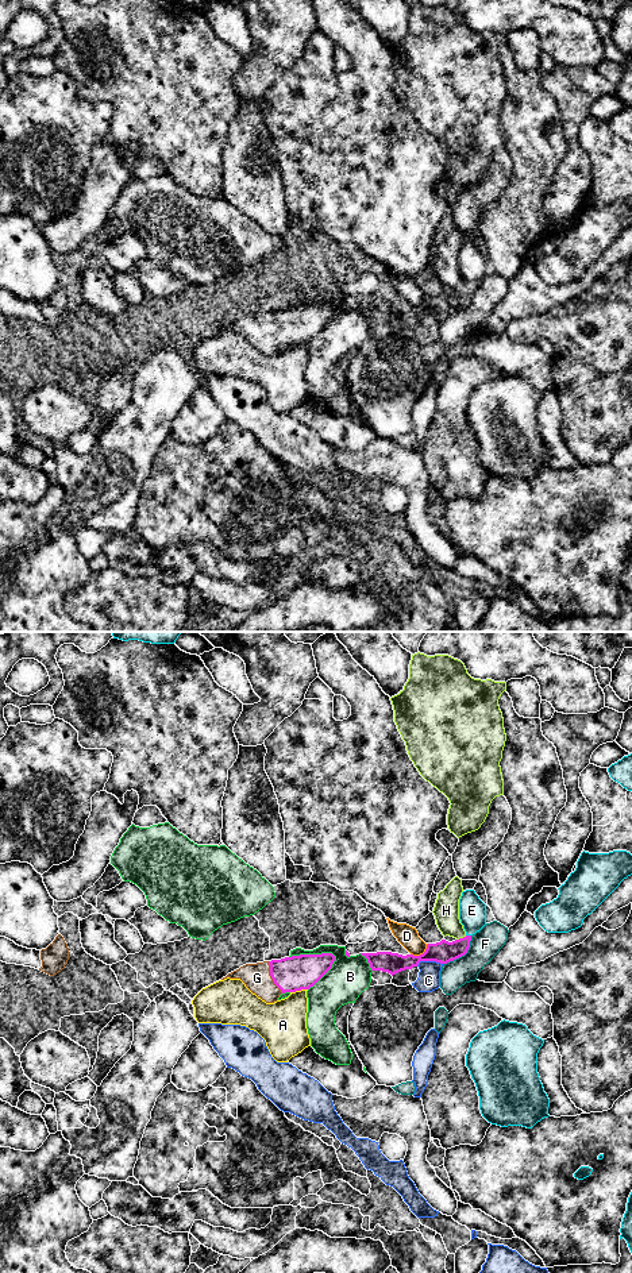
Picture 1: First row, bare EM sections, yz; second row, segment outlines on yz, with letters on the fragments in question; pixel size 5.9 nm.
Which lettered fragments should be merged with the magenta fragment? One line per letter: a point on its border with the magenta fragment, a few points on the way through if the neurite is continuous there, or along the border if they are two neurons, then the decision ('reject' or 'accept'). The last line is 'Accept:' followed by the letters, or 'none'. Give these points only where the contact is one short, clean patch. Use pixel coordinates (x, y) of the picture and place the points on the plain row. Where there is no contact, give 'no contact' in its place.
A: yz (299, 342) | reject
B: yz (327, 323) | reject
C: yz (428, 312) | reject
D: yz (420, 307) | reject
E: yz (469, 288) | reject
F: yz (462, 307) | along yz (471, 288), (469, 301), (443, 316) | reject
G: yz (272, 330) | across yz (293, 326), (272, 330), (257, 330) | accept
H: yz (461, 290) | reject
Accept: G

